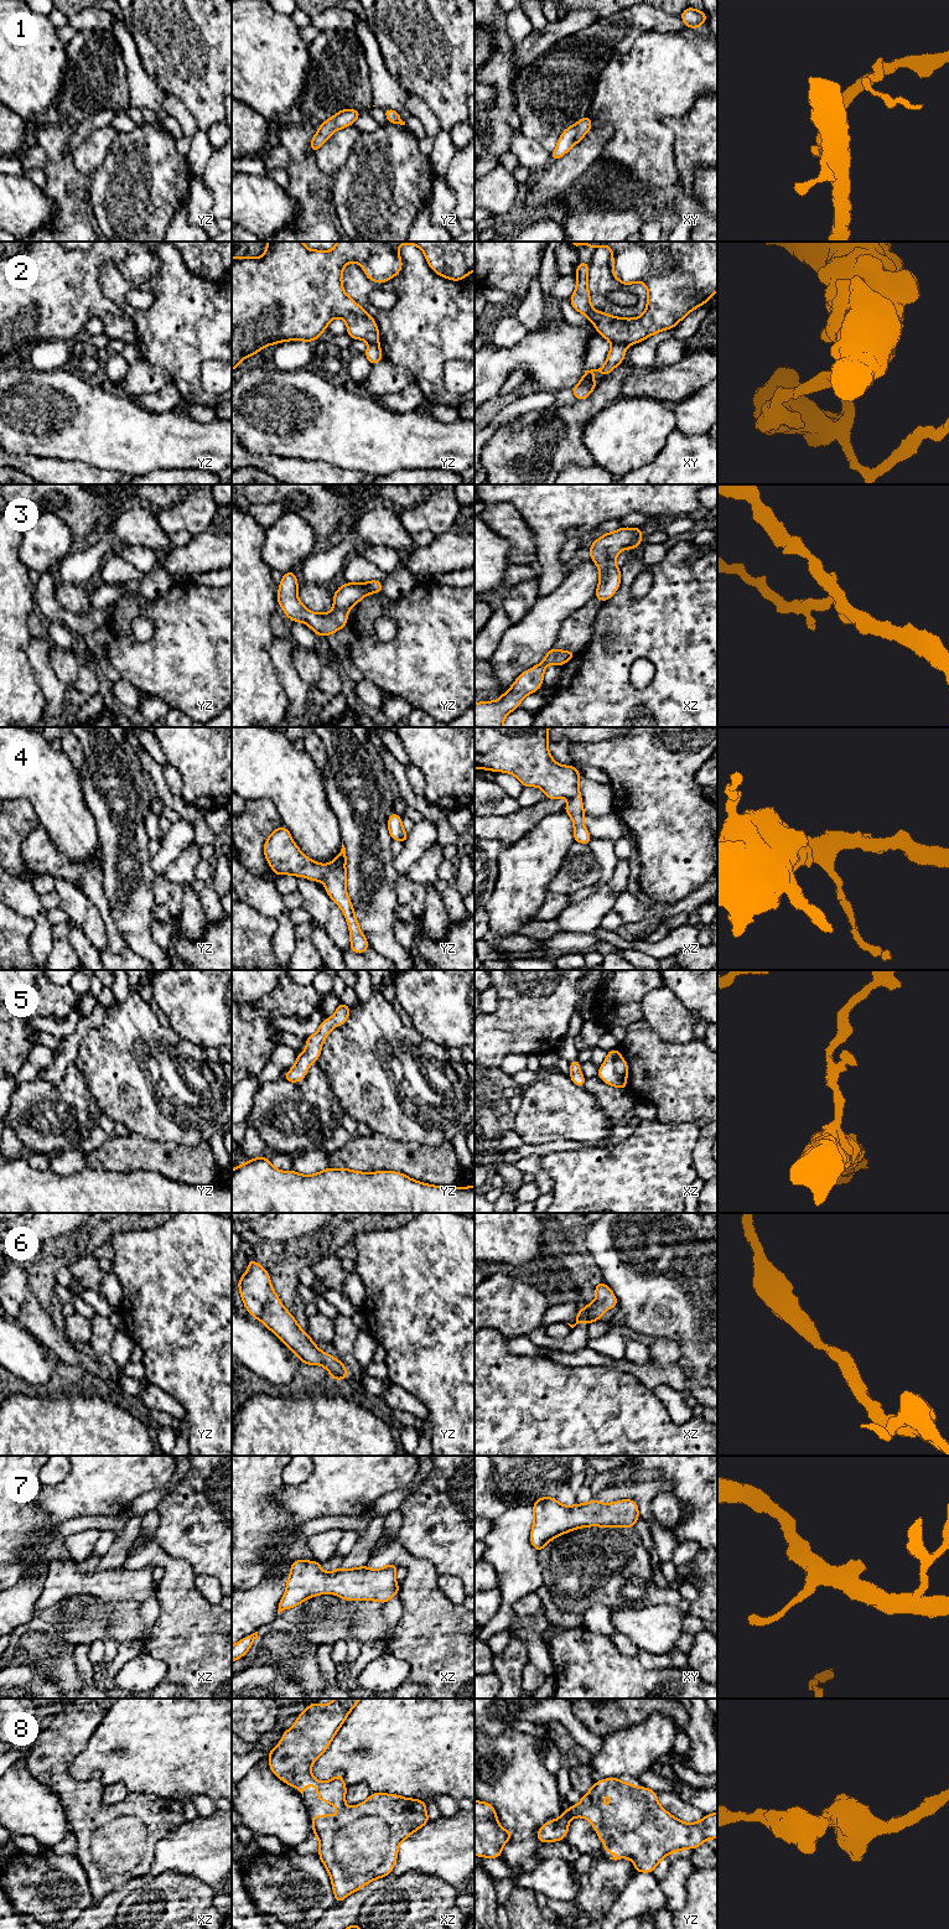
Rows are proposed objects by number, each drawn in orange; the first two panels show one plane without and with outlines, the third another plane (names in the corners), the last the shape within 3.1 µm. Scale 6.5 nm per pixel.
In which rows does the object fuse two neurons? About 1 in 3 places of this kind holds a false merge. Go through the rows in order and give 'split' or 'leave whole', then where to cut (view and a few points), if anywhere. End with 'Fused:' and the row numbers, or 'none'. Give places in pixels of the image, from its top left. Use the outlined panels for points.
1: leave whole; cut none
2: split; cut xy (612, 342), (625, 347)
3: leave whole; cut none
4: leave whole; cut none
5: leave whole; cut none
6: leave whole; cut none
7: leave whole; cut none
8: leave whole; cut none
Fused: 2

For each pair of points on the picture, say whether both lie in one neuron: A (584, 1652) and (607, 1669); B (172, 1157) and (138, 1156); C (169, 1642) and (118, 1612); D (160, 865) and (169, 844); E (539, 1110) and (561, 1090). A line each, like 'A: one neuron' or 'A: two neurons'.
A: one neuron
B: one neuron
C: two neurons
D: one neuron
E: one neuron

